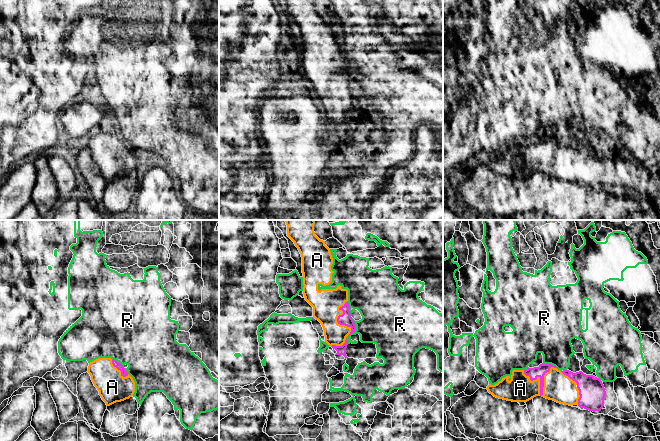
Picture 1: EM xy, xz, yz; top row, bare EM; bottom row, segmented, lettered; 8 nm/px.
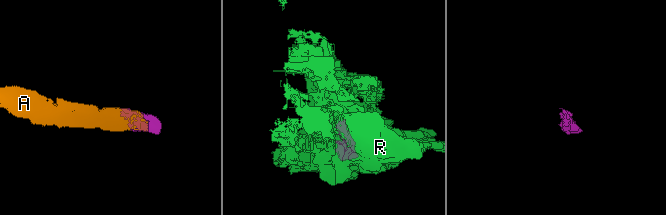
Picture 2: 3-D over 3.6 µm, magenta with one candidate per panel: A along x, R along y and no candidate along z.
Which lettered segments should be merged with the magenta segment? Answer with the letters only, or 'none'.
A

